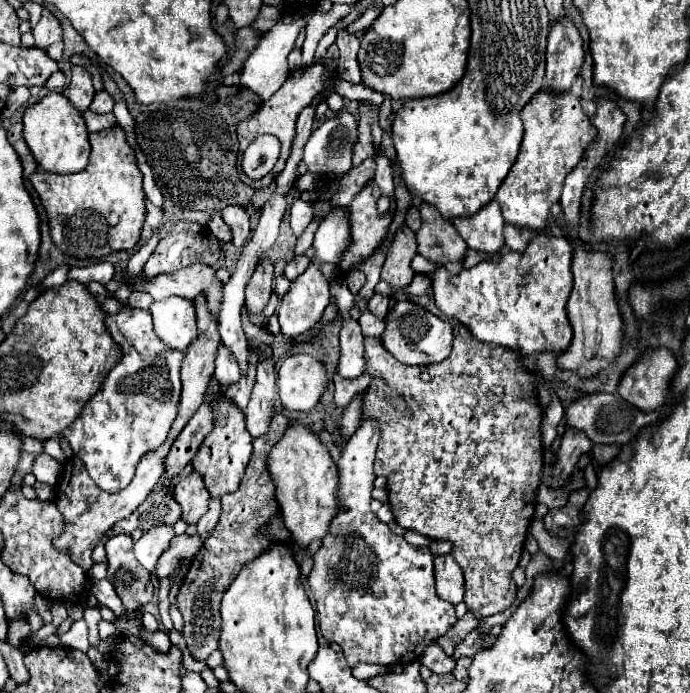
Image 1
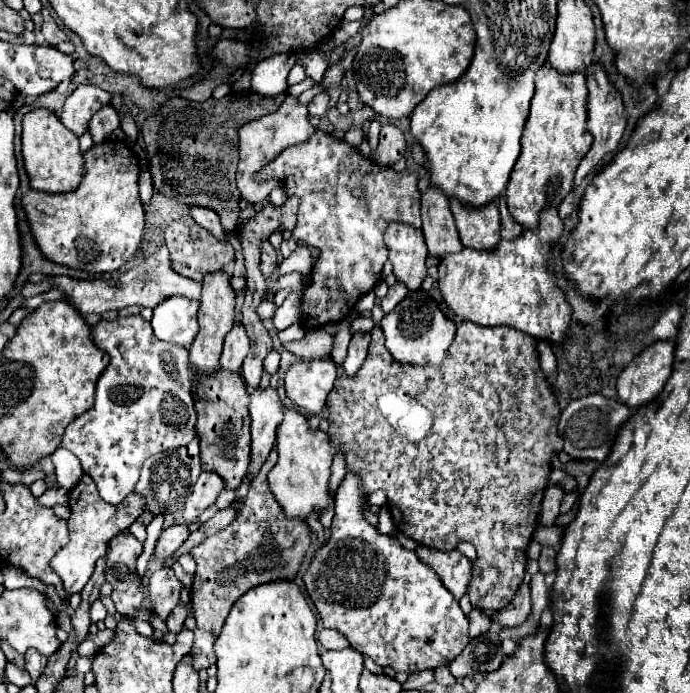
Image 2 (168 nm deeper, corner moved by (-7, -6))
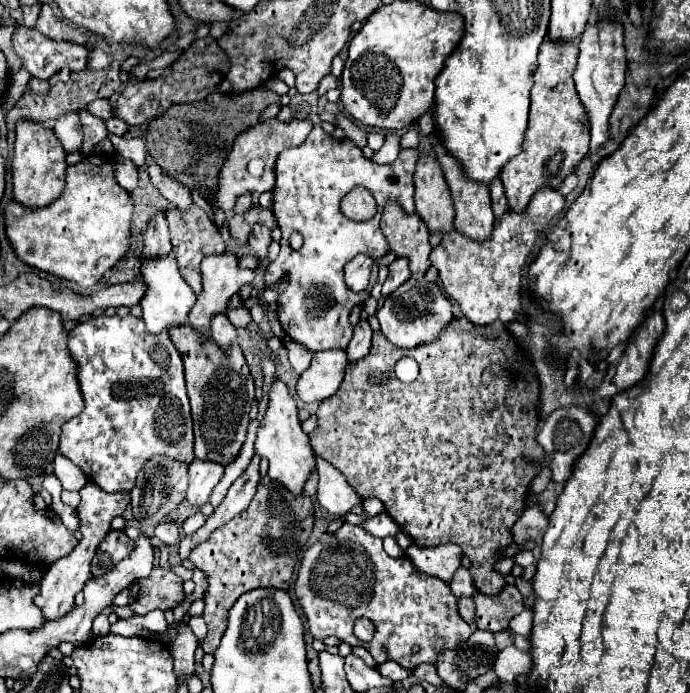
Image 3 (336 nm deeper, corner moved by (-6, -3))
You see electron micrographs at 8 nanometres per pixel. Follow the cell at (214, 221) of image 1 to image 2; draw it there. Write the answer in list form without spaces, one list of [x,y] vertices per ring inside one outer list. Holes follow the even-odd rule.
[[[192,207],[190,211],[192,211],[192,219],[198,225],[202,225],[204,229],[208,229],[212,235],[216,235],[216,239],[220,239],[220,241],[226,239],[226,231],[224,231],[224,227],[222,227],[220,217],[216,215],[216,211],[206,209],[206,207]]]

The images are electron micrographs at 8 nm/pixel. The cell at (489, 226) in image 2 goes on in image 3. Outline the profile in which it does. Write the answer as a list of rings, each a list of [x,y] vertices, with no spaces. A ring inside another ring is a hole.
[[[431,140],[433,150],[437,152],[437,160],[445,172],[445,180],[449,184],[451,190],[451,198],[455,204],[455,230],[473,238],[473,240],[487,240],[493,232],[493,210],[491,210],[491,198],[489,198],[489,188],[483,188],[483,184],[475,184],[473,180],[467,180],[463,176],[463,170],[459,168],[459,162],[453,156],[447,156],[447,152],[443,152],[443,148],[435,148],[435,140]]]

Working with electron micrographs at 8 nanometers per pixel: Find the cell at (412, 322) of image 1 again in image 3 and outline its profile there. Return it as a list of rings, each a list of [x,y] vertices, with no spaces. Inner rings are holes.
[[[409,278],[395,292],[391,292],[391,296],[385,298],[383,306],[377,312],[381,332],[387,336],[389,342],[399,348],[415,348],[419,344],[433,342],[441,334],[441,330],[445,330],[453,320],[451,302],[443,296],[439,286],[435,282],[417,278]]]

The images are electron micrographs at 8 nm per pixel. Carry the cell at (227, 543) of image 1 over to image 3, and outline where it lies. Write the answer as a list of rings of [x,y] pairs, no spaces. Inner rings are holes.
[[[261,460],[261,482],[257,486],[257,494],[239,516],[217,528],[211,538],[199,544],[189,560],[195,568],[203,570],[209,580],[209,588],[205,592],[205,612],[203,618],[207,622],[207,638],[201,644],[205,652],[215,652],[221,636],[227,628],[227,618],[231,606],[237,598],[255,588],[279,588],[287,590],[291,584],[295,554],[299,554],[301,546],[305,546],[313,522],[315,522],[315,506],[311,498],[303,492],[299,496],[287,492],[283,484],[275,484],[268,476],[268,462]]]

